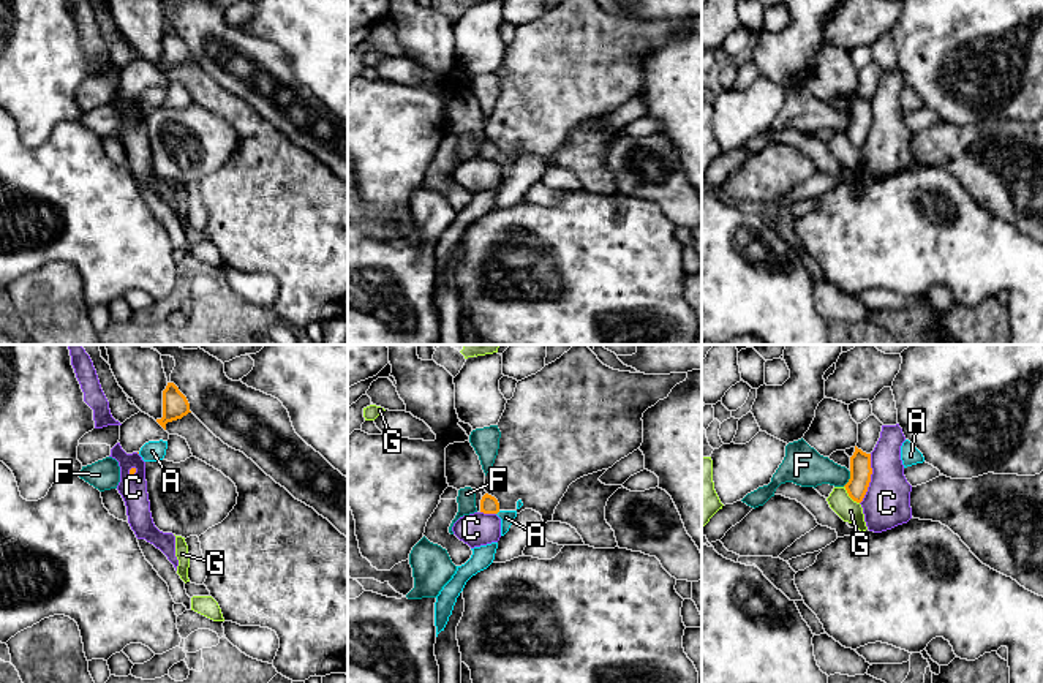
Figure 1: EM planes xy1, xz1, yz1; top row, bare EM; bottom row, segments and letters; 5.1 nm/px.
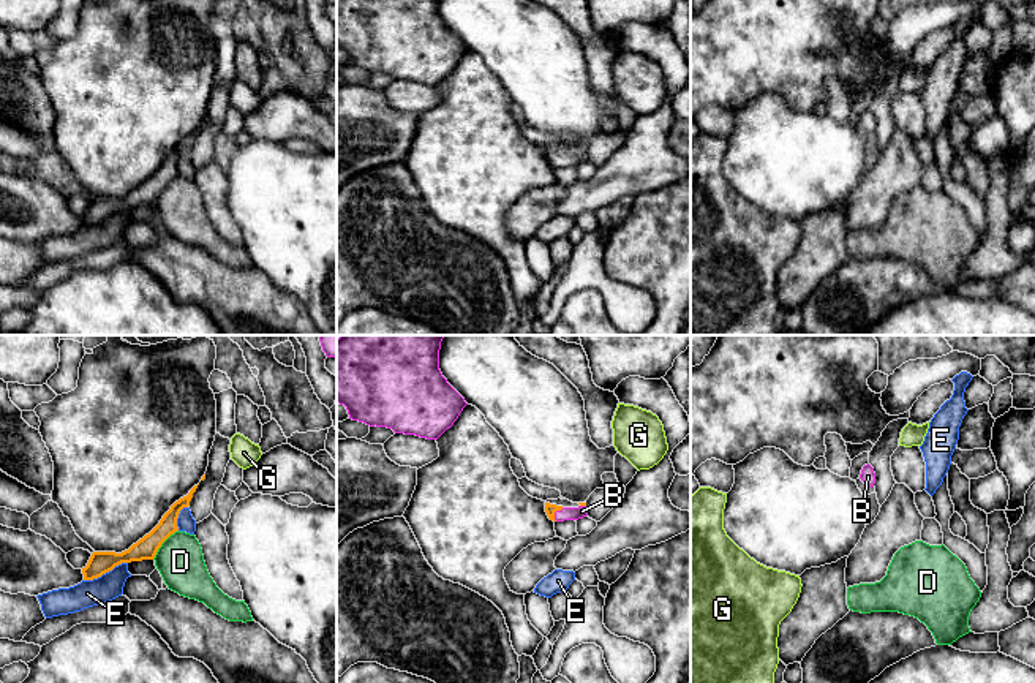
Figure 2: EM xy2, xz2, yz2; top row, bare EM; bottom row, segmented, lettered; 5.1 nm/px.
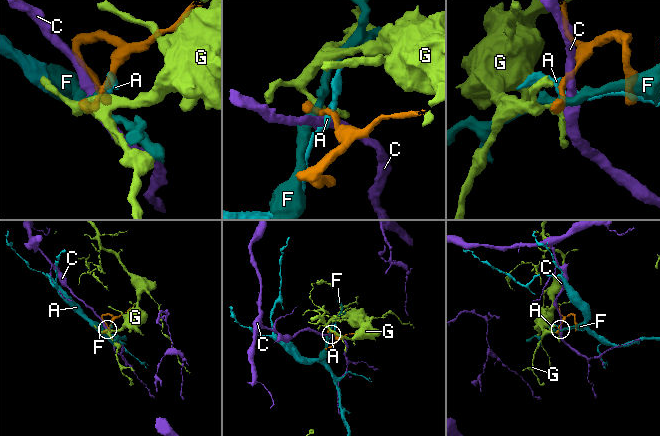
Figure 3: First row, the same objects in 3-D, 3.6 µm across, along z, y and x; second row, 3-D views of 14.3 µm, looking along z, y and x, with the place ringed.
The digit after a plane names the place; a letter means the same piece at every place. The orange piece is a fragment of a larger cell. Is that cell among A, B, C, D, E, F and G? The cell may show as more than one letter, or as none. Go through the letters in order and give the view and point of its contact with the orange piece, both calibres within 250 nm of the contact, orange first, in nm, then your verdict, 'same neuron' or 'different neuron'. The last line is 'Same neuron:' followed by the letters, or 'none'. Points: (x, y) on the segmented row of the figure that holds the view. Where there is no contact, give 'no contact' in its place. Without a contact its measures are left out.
A: no contact; different neuron
B: contact xz2 (555, 511); calibres 60 and 60 nm; same neuron
C: contact yz1 (869, 479); calibres 110 and 240 nm; different neuron
D: contact xy2 (161, 543); calibres 110 and 240 nm; different neuron
E: contact xy2 (105, 573); calibres 120 and 140 nm; different neuron
F: contact yz1 (849, 479); calibres 110 and 200 nm; different neuron
G: contact yz1 (849, 495); calibres 110 and 120 nm; different neuron
Same neuron: B

